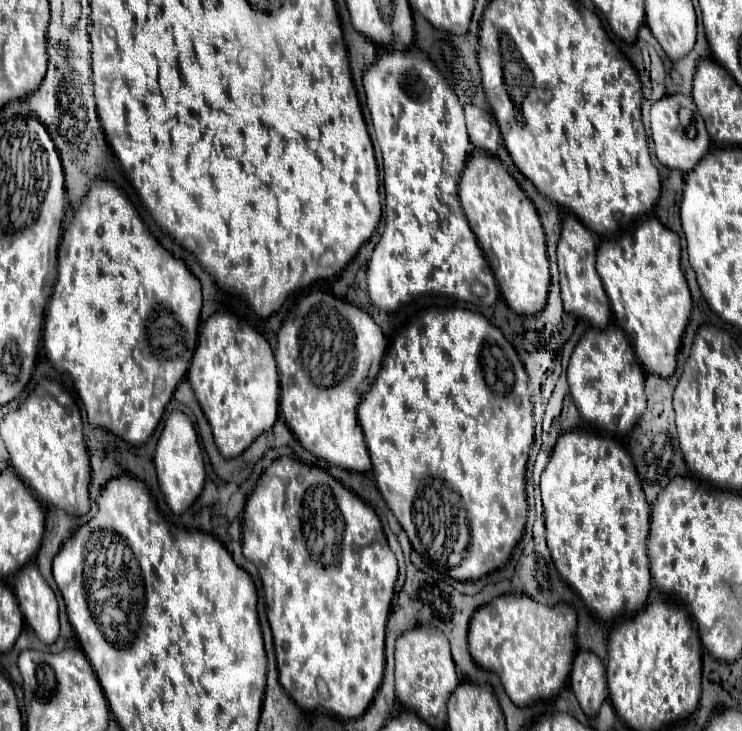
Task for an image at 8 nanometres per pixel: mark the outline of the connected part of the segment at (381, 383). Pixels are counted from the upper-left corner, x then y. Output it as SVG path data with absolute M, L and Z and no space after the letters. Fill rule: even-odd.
M435 309L435 311L421 313L415 321L411 321L411 325L407 329L403 329L395 337L383 363L385 363L385 367L381 367L373 387L363 395L363 399L359 403L357 417L359 417L359 425L363 429L363 435L365 435L369 453L371 453L375 481L377 481L377 487L379 487L385 503L397 517L399 525L405 529L415 551L421 553L427 561L433 561L441 573L447 573L459 581L469 581L469 579L479 579L483 575L503 567L505 561L511 557L511 551L517 545L517 541L525 529L525 521L527 521L525 465L529 459L529 449L533 445L533 415L531 415L529 379L527 379L525 367L519 361L513 345L503 337L503 333L497 327L493 327L479 313L465 311L465 309Z

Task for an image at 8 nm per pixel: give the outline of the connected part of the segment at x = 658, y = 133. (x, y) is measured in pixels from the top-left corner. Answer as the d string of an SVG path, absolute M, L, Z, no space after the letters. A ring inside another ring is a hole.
M665 95L657 103L653 103L653 107L651 107L651 137L653 137L653 143L655 143L657 159L667 167L679 169L679 171L685 171L685 173L689 173L695 167L695 163L699 163L699 159L709 149L709 137L705 139L703 117L699 115L693 99L687 97L687 95ZM681 109L689 109L693 113L693 121L687 127L683 127L679 123L679 111Z

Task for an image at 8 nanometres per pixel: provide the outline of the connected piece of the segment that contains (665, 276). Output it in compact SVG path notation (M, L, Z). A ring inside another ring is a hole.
M643 219L635 231L605 239L597 249L597 271L611 309L649 373L671 375L691 315L691 291L681 271L681 241L659 219Z

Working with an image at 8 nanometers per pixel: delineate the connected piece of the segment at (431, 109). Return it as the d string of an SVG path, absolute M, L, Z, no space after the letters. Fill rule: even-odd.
M383 47L373 65L363 73L363 87L377 141L383 151L385 171L385 231L367 265L371 301L383 311L397 311L419 295L441 293L475 305L493 305L499 299L497 283L457 197L457 185L471 151L471 141L467 139L465 115L455 91L427 53L417 47Z

